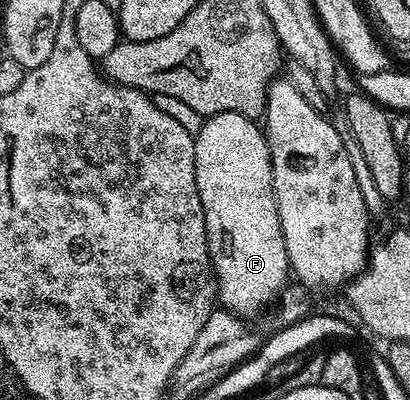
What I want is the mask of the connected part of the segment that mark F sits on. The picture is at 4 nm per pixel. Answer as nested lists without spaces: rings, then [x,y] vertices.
[[[217,113],[204,118],[201,129],[194,132],[195,136],[195,172],[197,173],[197,193],[201,197],[201,205],[205,213],[205,225],[207,226],[207,244],[209,245],[209,257],[211,258],[211,270],[217,299],[226,310],[240,317],[252,317],[258,311],[266,312],[278,300],[284,287],[289,283],[289,264],[287,262],[287,250],[285,249],[285,237],[281,233],[281,221],[275,204],[275,190],[273,189],[273,173],[271,172],[271,154],[267,144],[266,134],[256,120],[245,117],[241,113]]]

